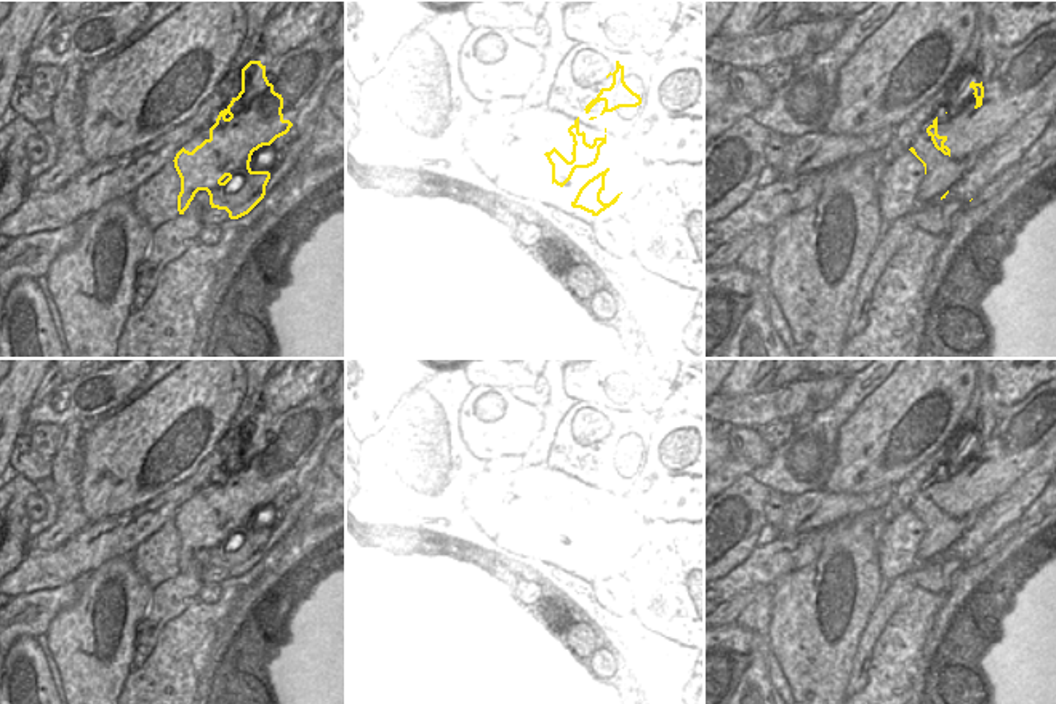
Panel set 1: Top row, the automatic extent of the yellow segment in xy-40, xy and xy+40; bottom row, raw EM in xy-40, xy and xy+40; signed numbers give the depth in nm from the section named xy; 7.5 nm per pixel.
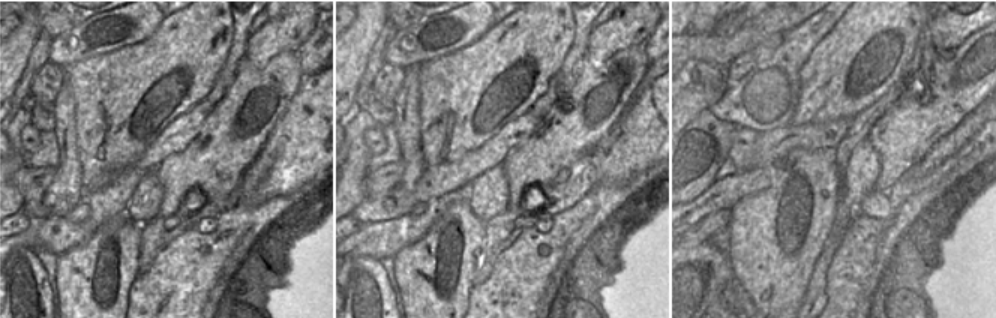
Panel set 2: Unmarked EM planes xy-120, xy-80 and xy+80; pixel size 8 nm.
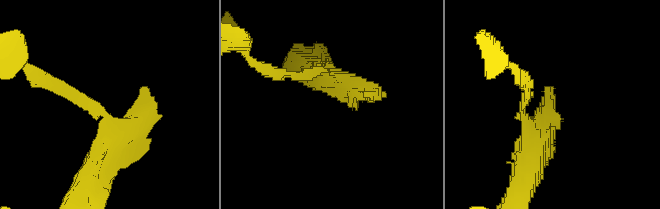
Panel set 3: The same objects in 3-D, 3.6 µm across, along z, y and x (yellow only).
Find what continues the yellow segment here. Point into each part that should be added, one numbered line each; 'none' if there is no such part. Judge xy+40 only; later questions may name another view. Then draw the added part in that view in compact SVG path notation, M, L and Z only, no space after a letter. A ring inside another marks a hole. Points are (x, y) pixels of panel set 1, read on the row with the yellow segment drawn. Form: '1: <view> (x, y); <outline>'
1: xy+40 (1013, 79); M992 13L978 16L981 45L976 64L965 77L965 94L938 115L938 134L946 136L949 155L938 150L926 133L910 147L926 163L917 202L936 203L992 144L1003 138L1029 110L1040 93L1056 78L1056 21L1043 24L1011 48L995 45ZM970 83L984 86L982 106L976 106ZM909 147L909 149L910 149Z

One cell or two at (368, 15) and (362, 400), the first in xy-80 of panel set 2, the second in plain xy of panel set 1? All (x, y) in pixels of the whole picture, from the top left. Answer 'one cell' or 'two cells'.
one cell

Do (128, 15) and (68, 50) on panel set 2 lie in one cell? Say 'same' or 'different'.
same

